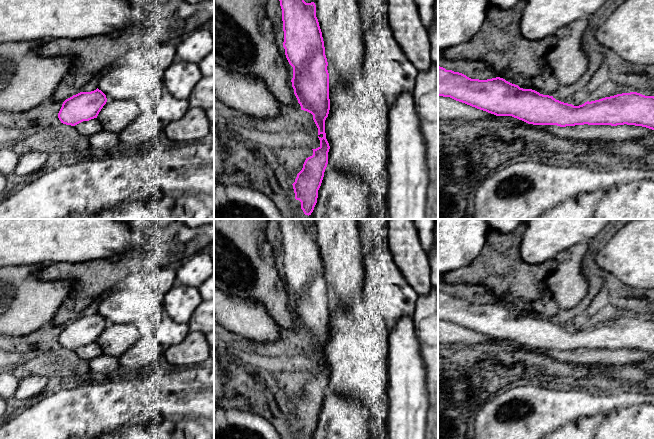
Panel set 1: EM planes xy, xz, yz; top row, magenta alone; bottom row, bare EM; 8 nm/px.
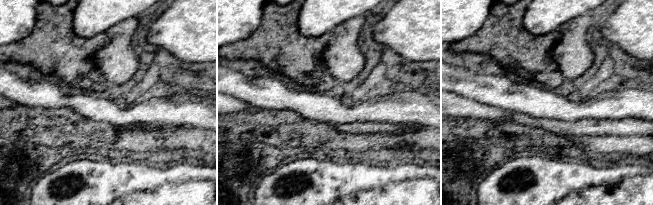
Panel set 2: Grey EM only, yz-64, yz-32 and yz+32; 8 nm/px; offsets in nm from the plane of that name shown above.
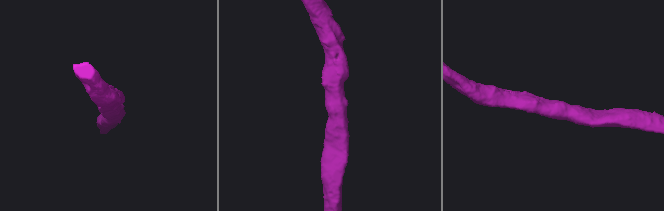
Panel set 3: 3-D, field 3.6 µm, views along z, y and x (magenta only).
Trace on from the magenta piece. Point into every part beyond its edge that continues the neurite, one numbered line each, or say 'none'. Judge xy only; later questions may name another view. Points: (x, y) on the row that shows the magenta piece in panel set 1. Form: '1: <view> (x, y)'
none

